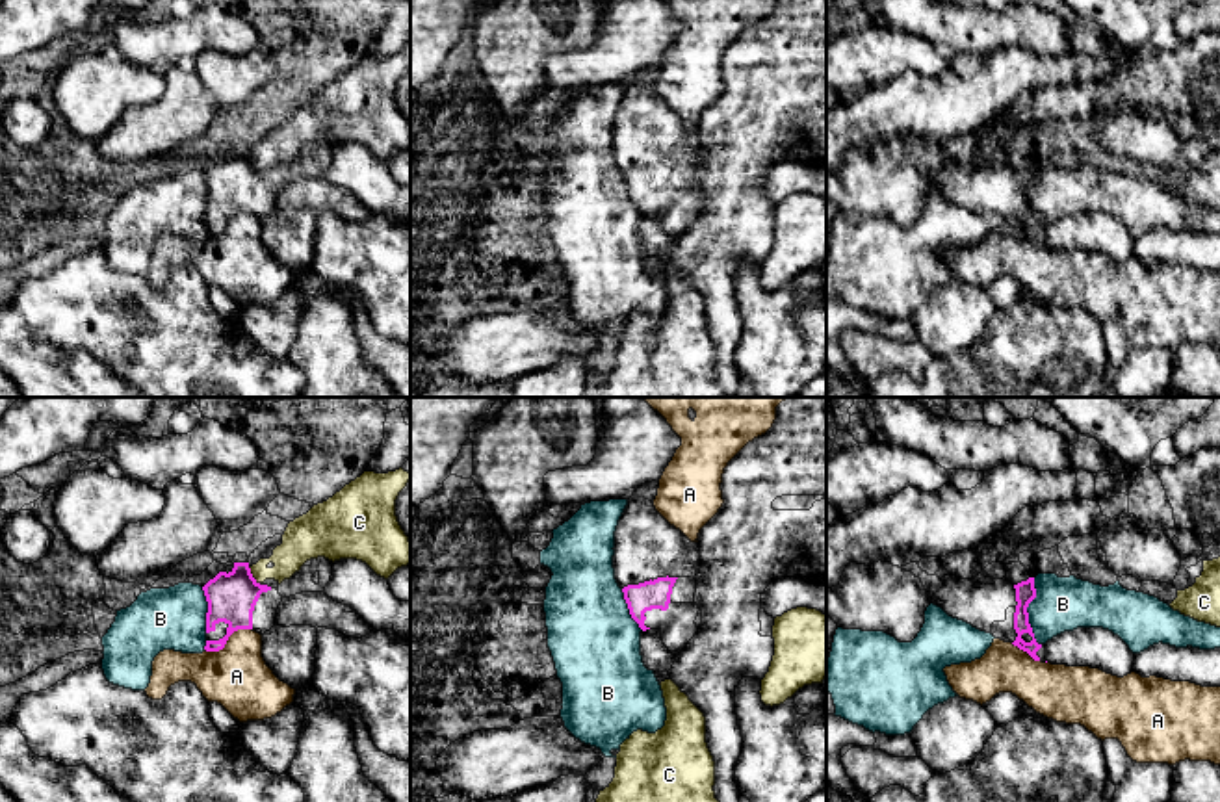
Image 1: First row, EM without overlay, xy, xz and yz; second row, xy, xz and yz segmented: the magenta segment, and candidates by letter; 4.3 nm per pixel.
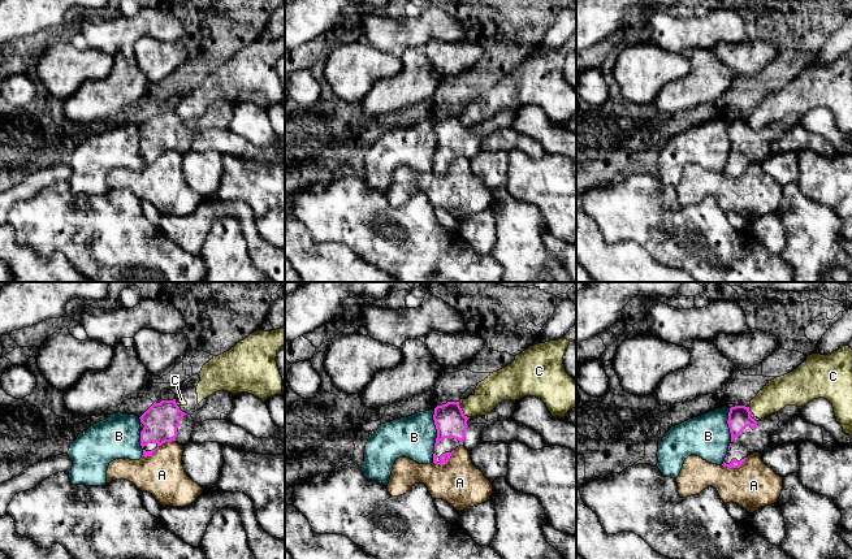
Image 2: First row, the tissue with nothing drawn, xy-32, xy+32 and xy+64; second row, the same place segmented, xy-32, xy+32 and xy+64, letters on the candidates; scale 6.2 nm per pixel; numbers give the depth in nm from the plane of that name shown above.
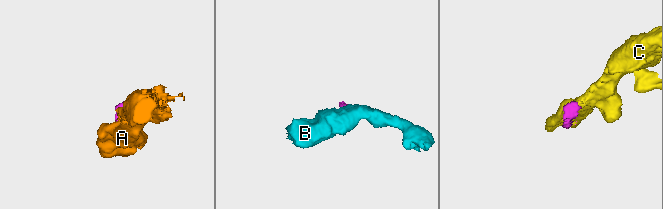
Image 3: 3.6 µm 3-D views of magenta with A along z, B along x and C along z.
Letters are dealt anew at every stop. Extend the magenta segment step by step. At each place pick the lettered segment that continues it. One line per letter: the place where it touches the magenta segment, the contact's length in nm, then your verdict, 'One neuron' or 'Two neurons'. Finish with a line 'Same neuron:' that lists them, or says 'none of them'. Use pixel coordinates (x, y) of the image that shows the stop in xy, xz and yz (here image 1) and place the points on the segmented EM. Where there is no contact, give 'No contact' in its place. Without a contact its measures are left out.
A: Touches magenta at xy (227, 639). Shared border 220 nm. Two neurons
B: Touches magenta at yz (1025, 611). Shared border 300 nm. Two neurons
C: Touches magenta at xy (251, 576). Shared border 90 nm. Two neurons
Same neuron: none of them

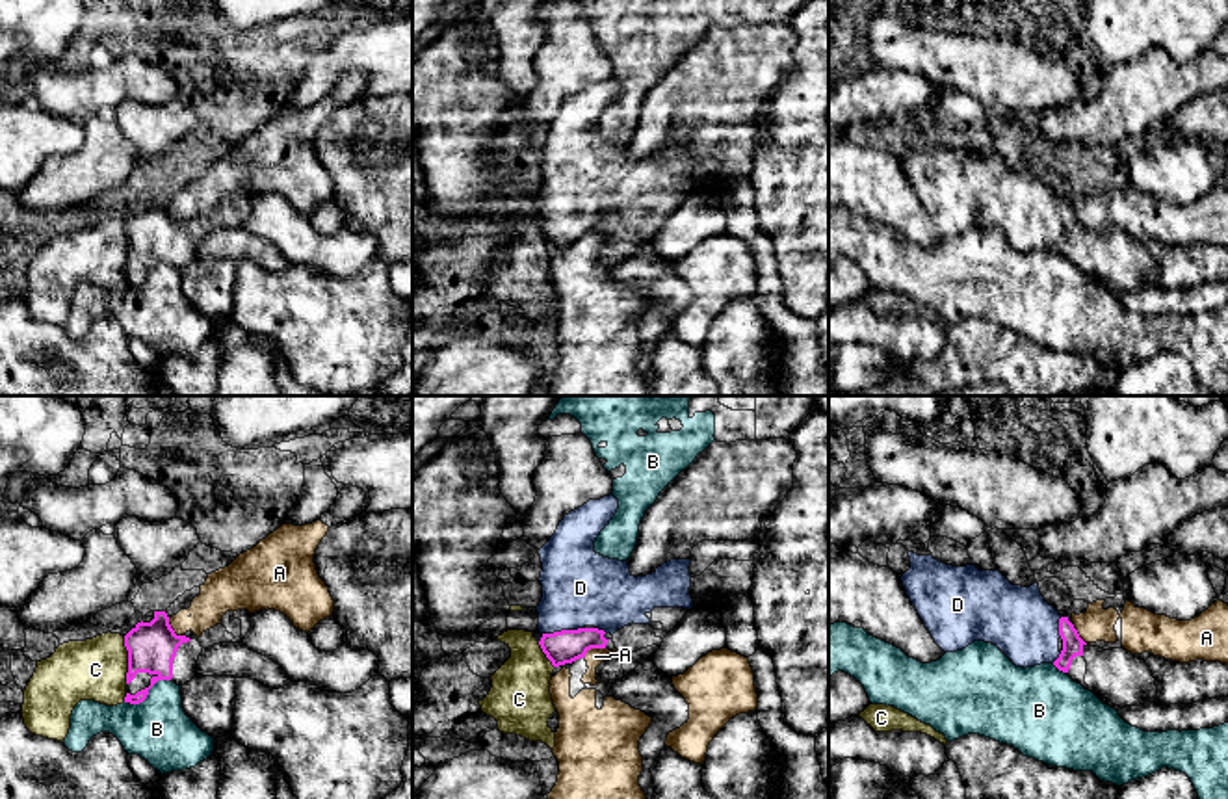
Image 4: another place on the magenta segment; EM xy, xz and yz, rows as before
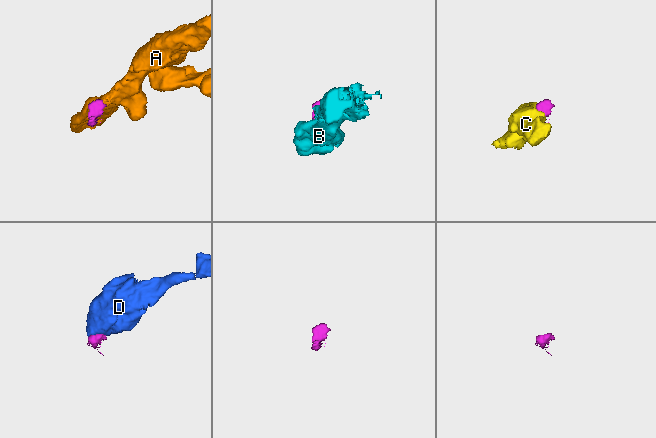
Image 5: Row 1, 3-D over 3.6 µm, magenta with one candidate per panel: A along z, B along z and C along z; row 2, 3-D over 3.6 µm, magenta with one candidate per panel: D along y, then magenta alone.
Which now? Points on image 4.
A: Touches magenta at xy (171, 628). Shared border 110 nm. Two neurons
B: Touches magenta at xy (147, 694). Shared border 220 nm. Two neurons
C: Touches magenta at xy (129, 660). Shared border 200 nm. Two neurons
D: Touches magenta at xz (561, 630). Shared border 180 nm. One neuron
Same neuron: D

